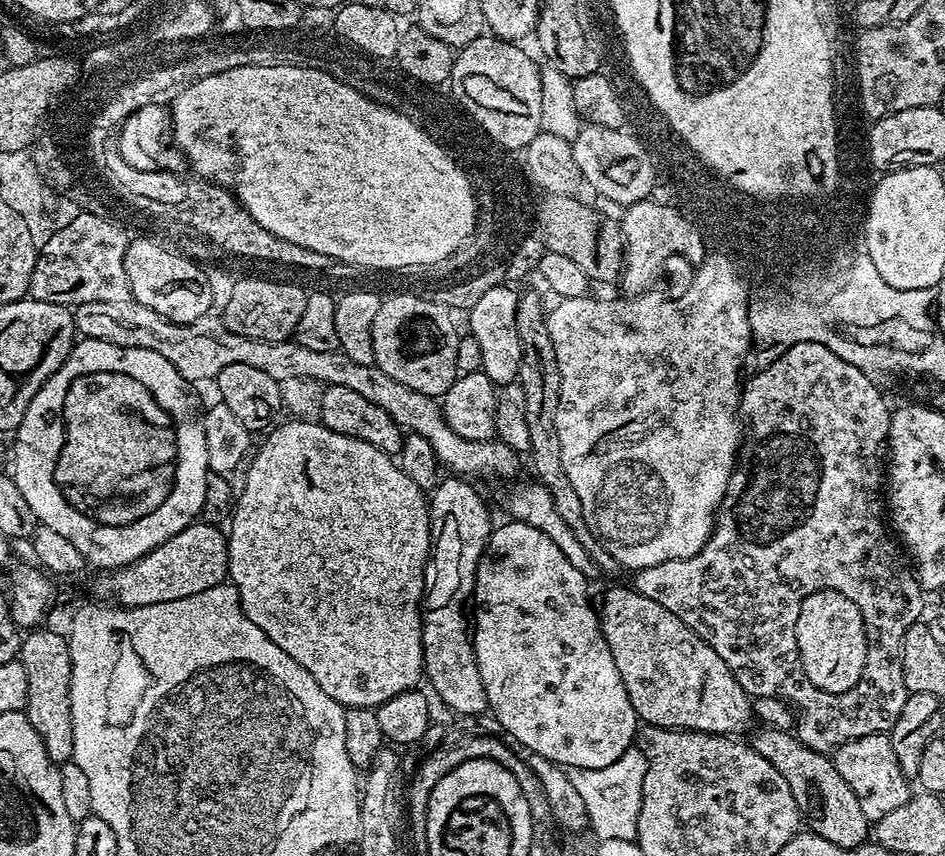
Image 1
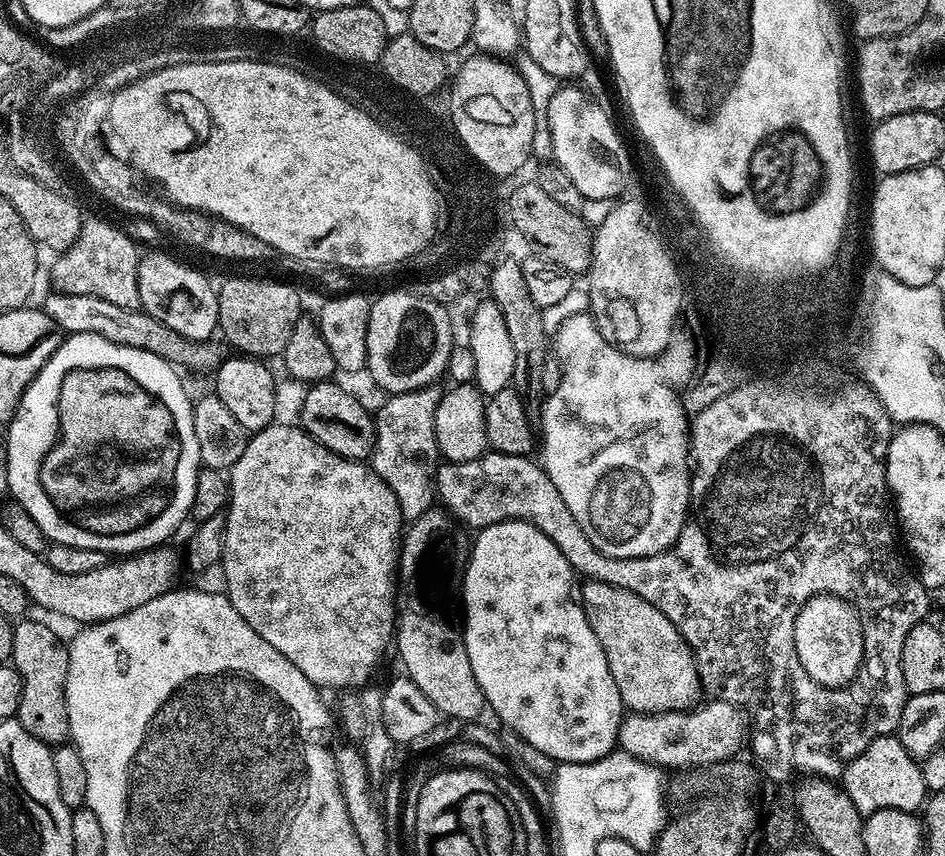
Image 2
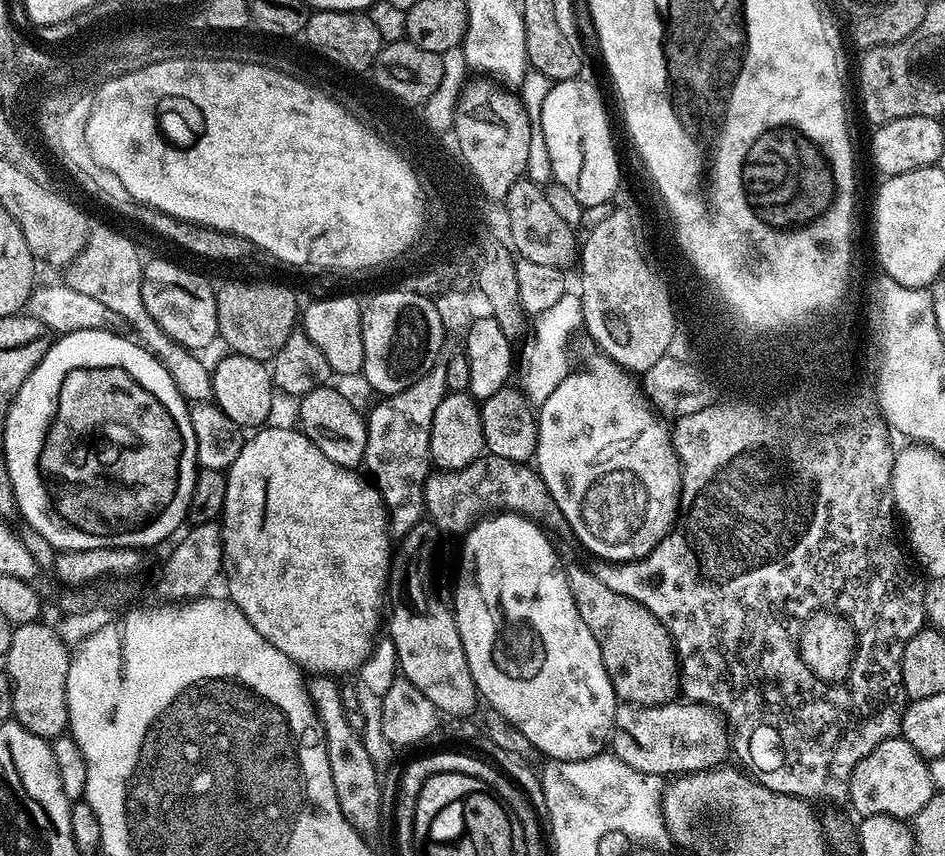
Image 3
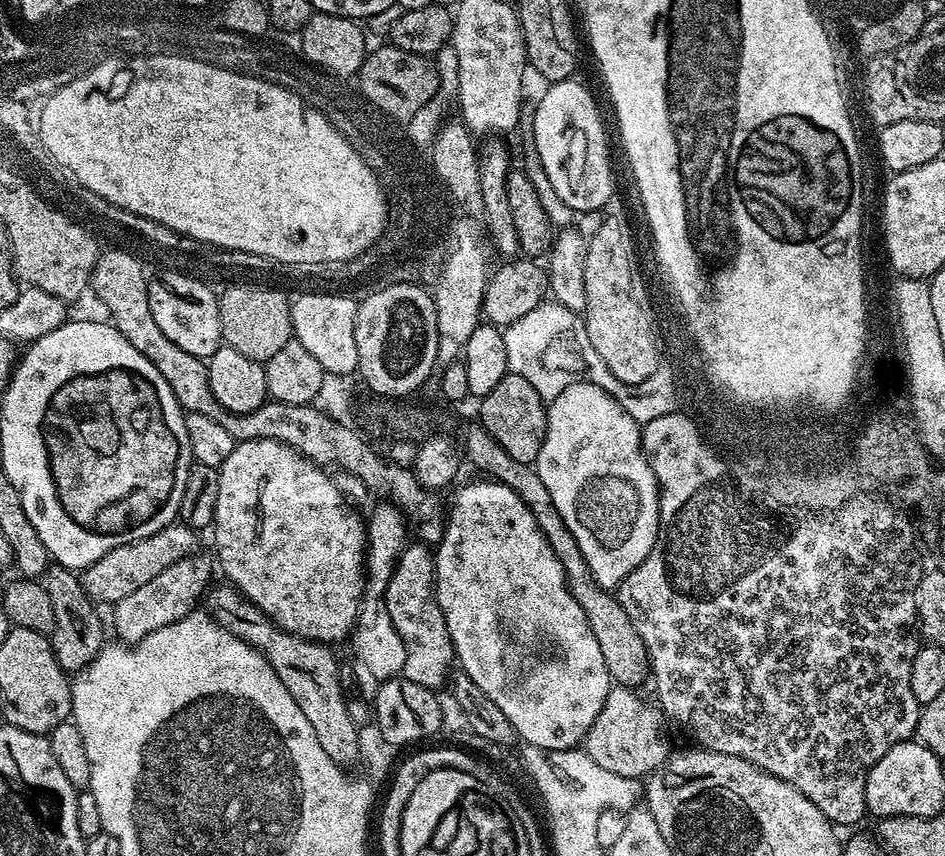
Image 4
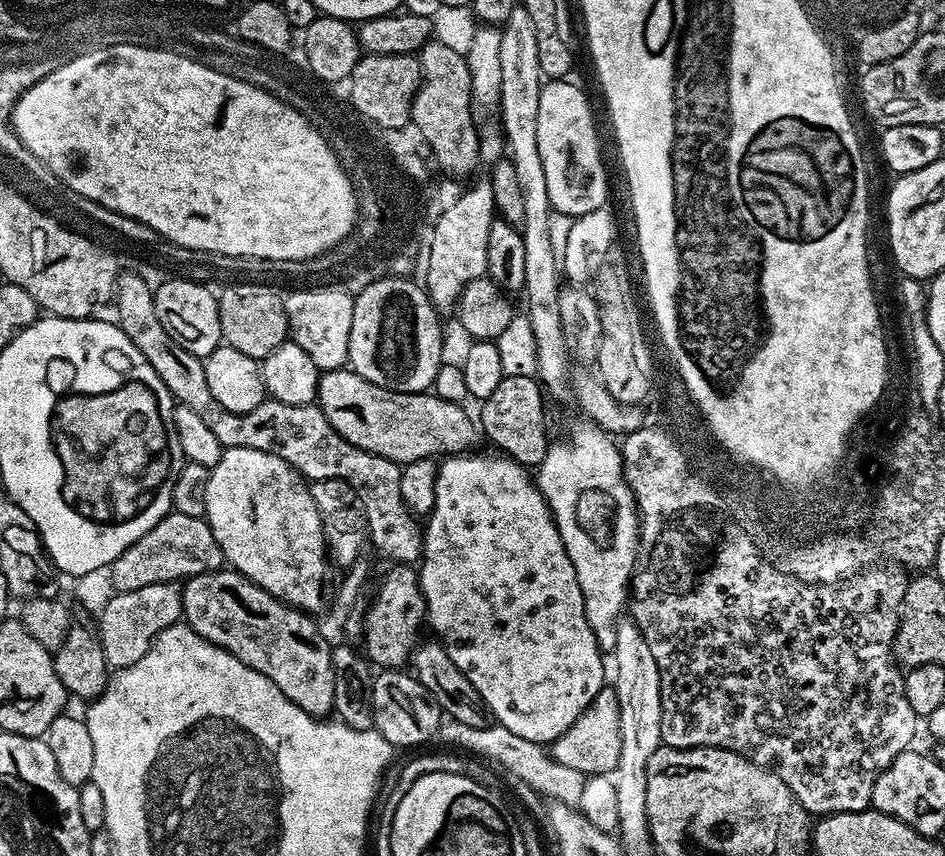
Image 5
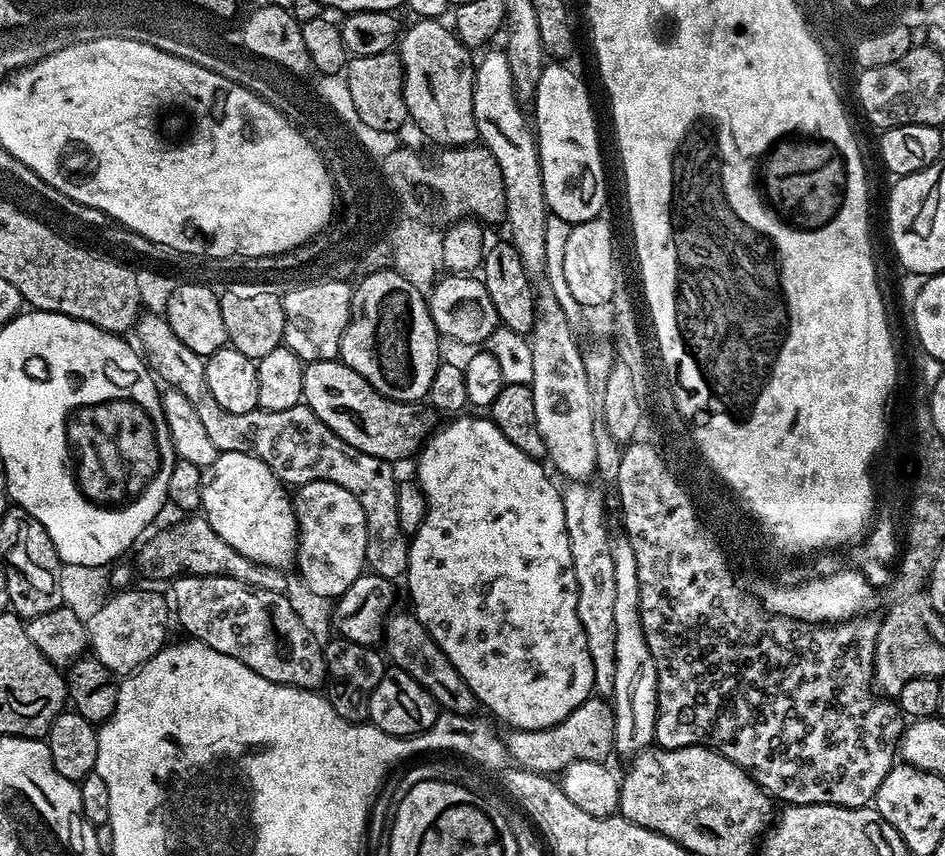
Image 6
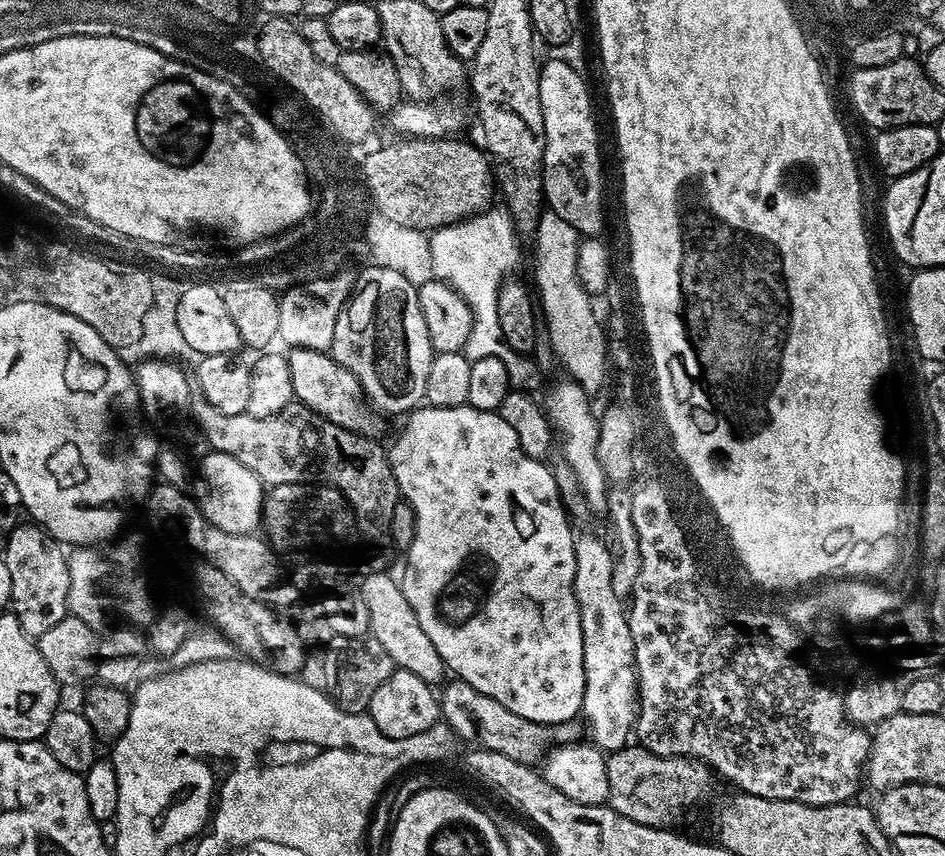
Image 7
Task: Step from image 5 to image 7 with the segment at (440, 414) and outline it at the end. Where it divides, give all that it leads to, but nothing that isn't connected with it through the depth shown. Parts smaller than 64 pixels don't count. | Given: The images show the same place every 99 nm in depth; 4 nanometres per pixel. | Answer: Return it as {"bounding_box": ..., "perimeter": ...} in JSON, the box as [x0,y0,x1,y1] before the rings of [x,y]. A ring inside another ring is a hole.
{"bounding_box":[287,348,380,437],"perimeter":[[[292,348],[287,353],[288,365],[290,366],[290,382],[294,382],[294,397],[299,403],[305,404],[310,410],[314,410],[322,418],[334,422],[351,432],[358,432],[362,436],[375,437],[380,424],[377,413],[371,404],[368,403],[368,397],[365,396],[358,378],[346,366],[338,363],[328,352],[319,352],[318,350],[306,350],[305,348]]]}

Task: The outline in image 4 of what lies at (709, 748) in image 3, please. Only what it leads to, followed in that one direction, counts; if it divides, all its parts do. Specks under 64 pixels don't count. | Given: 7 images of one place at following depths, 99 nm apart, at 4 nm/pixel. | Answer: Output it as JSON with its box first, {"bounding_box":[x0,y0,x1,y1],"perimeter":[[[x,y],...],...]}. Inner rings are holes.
{"bounding_box":[582,684,670,780],"perimeter":[[[621,684],[609,687],[606,702],[602,702],[598,718],[594,718],[582,741],[583,751],[598,766],[602,766],[602,770],[610,770],[610,774],[618,774],[631,780],[644,778],[655,772],[670,755],[668,740],[664,737],[665,717],[659,707],[647,708],[636,695],[633,689]]]}

